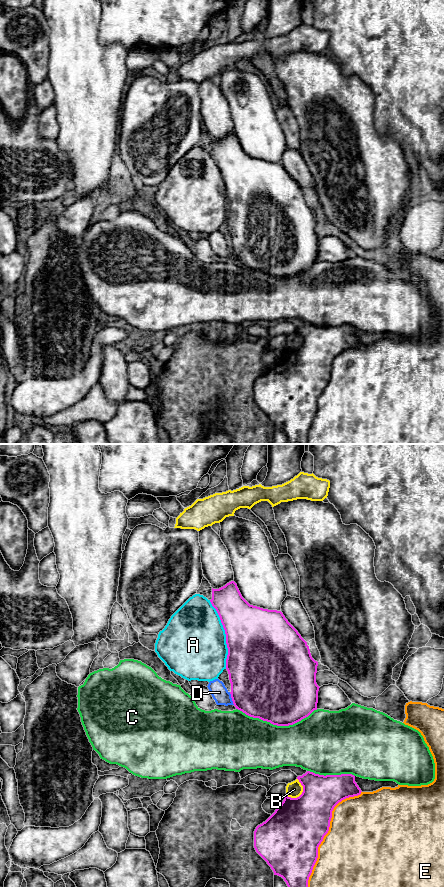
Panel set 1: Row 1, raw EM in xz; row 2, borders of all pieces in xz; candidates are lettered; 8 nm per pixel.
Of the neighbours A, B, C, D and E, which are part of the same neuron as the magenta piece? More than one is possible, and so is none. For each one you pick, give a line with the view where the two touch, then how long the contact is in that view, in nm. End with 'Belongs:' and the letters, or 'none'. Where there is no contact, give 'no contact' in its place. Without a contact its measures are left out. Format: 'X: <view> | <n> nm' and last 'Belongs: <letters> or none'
Belongs: none

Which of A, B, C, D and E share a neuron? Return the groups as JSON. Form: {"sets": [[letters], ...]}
{"sets": [["A"], ["B"], ["C"], ["D"], ["E"]]}

